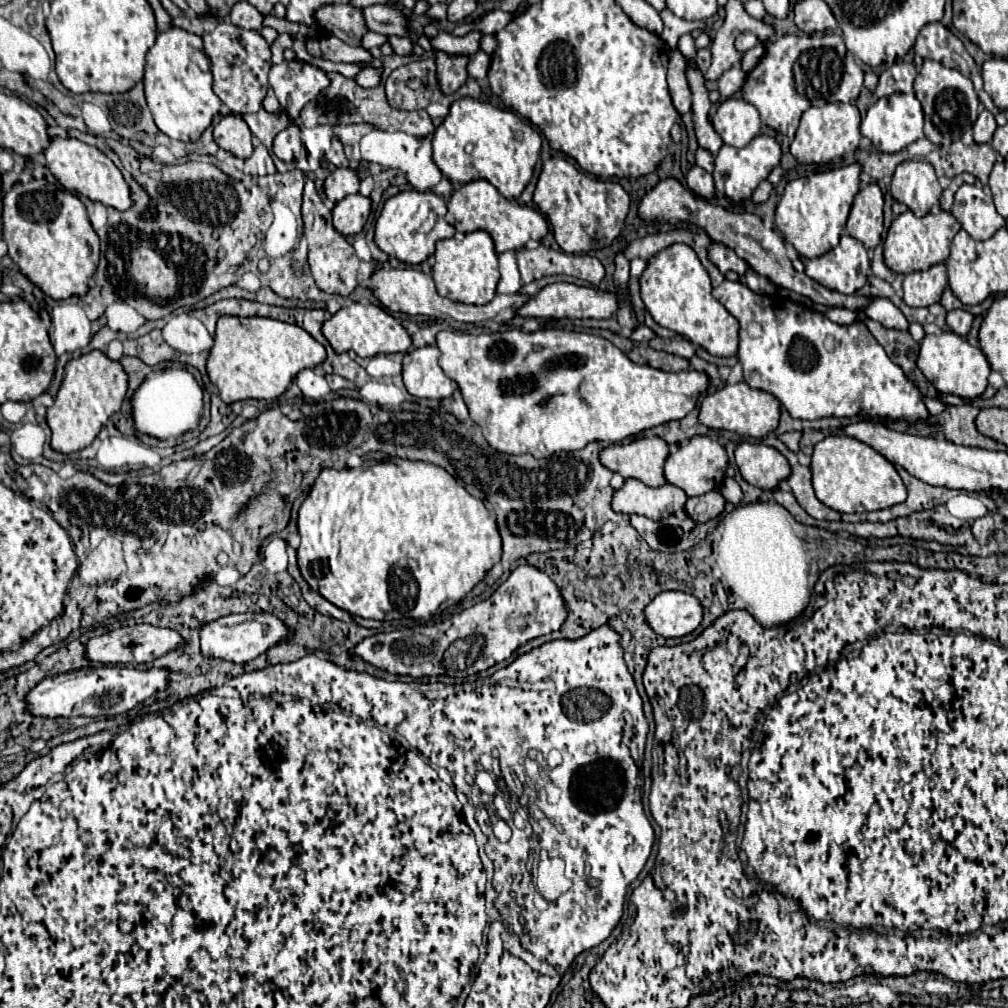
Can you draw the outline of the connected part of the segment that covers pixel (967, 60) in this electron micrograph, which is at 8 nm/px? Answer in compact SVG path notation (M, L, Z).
M933 22L933 24L927 24L919 36L917 36L917 42L915 42L915 52L921 56L921 58L929 58L929 60L935 60L935 62L941 62L943 66L947 68L955 68L959 70L963 76L969 76L975 84L975 92L981 100L981 104L997 114L999 108L993 104L993 100L987 96L987 92L983 90L983 84L981 84L981 78L979 78L979 70L977 70L977 64L973 62L973 58L967 54L965 46L961 44L961 40L957 36L953 36L941 22Z

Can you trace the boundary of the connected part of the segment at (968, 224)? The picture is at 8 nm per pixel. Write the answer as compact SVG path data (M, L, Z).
M963 184L957 190L951 214L973 240L987 240L1005 226L1005 218L995 210L989 194L977 184Z

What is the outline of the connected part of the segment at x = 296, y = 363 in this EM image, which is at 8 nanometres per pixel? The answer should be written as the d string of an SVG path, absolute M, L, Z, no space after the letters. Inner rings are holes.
M221 316L215 332L215 346L207 360L209 380L217 386L223 402L231 404L249 398L279 398L291 380L305 368L315 368L327 358L325 348L303 328L261 316Z

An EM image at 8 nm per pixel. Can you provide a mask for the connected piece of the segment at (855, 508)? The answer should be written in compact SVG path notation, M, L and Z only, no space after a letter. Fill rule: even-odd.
M831 434L823 438L819 444L815 444L811 472L817 498L837 512L851 514L883 510L901 504L907 498L905 484L897 474L895 466L871 446L845 434Z

